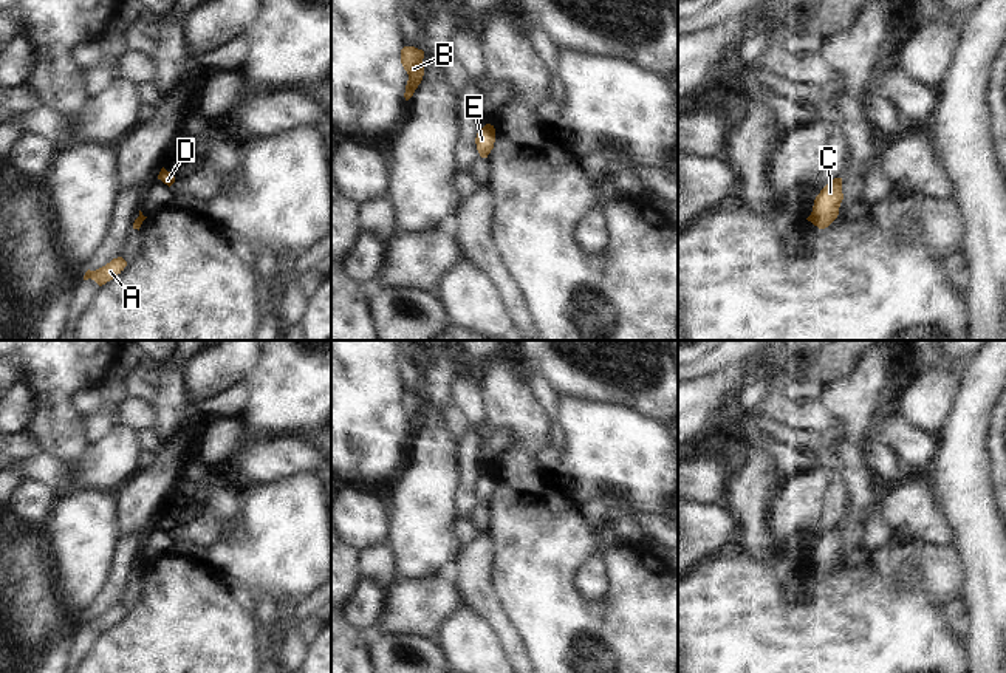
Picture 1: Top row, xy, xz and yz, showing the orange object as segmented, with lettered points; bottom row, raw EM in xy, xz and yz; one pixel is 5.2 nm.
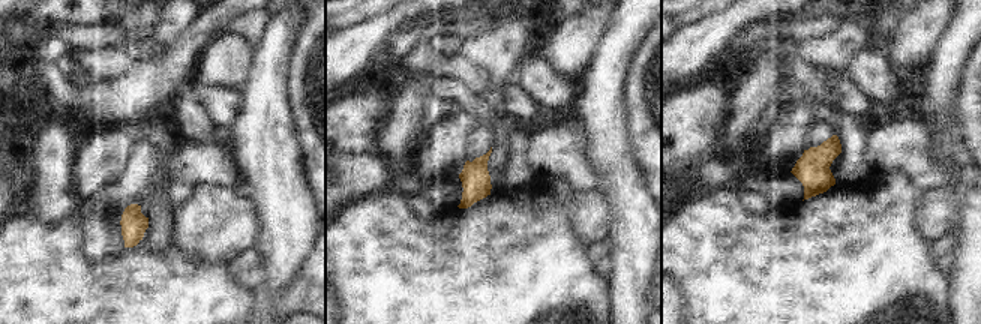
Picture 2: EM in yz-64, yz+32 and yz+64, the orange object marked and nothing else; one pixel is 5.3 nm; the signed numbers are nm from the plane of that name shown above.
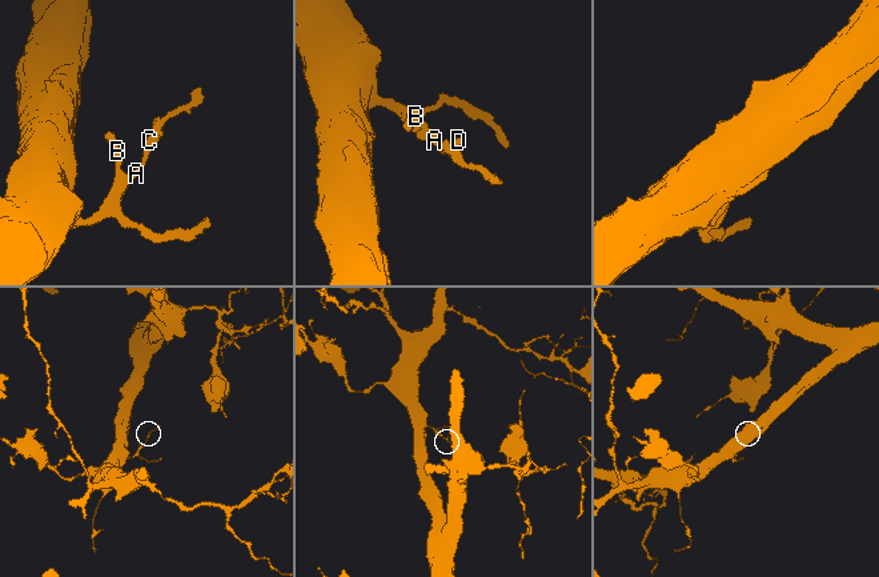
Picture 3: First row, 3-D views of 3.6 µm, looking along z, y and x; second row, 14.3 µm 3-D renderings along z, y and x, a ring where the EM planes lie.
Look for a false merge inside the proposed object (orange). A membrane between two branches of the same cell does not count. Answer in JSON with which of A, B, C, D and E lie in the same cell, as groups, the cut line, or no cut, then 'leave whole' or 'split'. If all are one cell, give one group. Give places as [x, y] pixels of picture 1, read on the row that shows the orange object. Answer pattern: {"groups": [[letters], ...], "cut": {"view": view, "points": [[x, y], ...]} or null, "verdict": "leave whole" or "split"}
{"groups": [["A", "B", "C", "D", "E"]], "cut": null, "verdict": "leave whole"}

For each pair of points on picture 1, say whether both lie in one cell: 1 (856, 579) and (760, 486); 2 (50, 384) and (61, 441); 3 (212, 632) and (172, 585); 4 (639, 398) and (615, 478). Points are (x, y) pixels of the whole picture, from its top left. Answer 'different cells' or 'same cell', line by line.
1: different cells
2: same cell
3: same cell
4: different cells

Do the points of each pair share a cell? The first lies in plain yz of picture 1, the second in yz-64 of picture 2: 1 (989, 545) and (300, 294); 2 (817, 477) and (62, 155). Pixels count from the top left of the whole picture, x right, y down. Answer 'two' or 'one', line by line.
1: two
2: two

